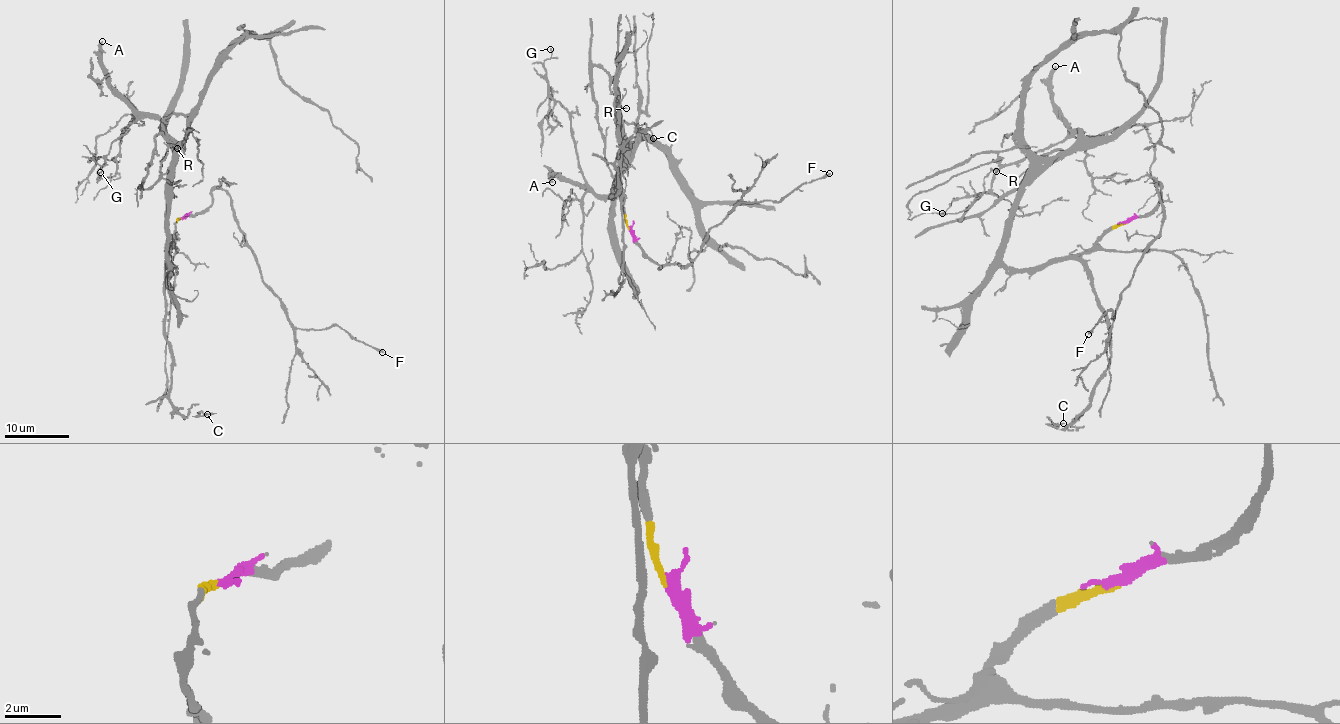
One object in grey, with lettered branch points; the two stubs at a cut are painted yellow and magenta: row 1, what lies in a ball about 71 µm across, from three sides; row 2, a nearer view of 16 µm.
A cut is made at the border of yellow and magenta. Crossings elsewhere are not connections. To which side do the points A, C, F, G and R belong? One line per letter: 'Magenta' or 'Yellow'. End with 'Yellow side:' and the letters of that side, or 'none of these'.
A: Yellow
C: Yellow
F: Magenta
G: Yellow
R: Yellow
Yellow side: A, C, G, R

